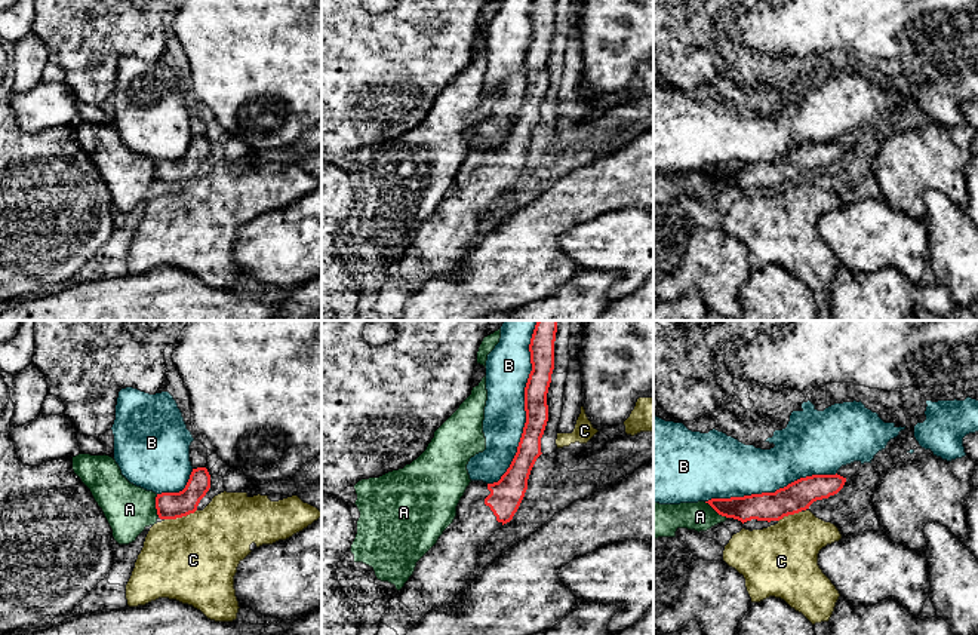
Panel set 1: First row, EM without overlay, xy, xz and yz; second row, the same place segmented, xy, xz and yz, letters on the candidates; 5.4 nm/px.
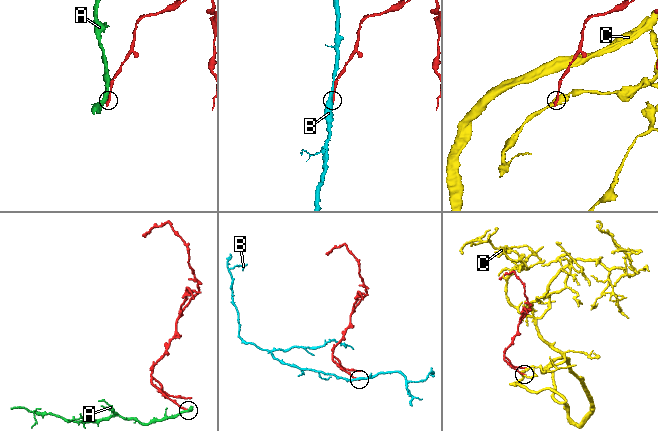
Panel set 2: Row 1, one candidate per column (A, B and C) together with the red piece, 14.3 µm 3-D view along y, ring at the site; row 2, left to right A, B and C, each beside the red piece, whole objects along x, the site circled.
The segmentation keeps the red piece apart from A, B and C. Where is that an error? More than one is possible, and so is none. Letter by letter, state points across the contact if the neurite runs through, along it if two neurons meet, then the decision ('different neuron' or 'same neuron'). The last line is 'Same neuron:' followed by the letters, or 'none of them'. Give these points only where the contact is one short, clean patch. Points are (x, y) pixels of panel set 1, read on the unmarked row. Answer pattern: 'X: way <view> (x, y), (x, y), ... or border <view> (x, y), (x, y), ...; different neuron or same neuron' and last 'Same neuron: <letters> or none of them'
A: different neuron
B: different neuron
C: border xy (196, 177), (185, 183), (165, 187); different neuron
Same neuron: none of them

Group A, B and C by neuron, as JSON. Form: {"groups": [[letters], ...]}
{"groups": [["A"], ["B"], ["C"]]}

